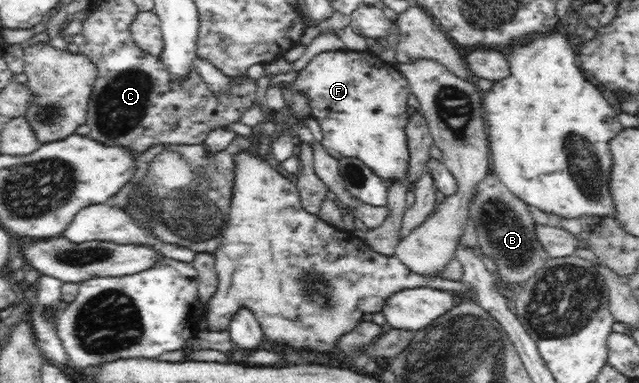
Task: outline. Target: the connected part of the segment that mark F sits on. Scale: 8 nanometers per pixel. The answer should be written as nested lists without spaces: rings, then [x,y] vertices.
[[[340,50],[340,51],[325,51],[319,53],[315,57],[311,58],[311,61],[297,72],[297,78],[294,83],[291,84],[292,90],[299,90],[299,93],[303,93],[305,98],[308,99],[310,104],[311,116],[318,121],[321,133],[322,144],[325,146],[327,153],[335,159],[345,159],[347,157],[353,157],[360,159],[367,167],[371,169],[371,172],[375,173],[379,179],[387,181],[387,184],[407,183],[408,177],[408,159],[410,158],[407,136],[406,136],[406,123],[409,121],[410,116],[407,115],[407,101],[409,94],[412,93],[412,89],[409,83],[405,80],[405,77],[397,72],[397,69],[393,69],[391,65],[385,60],[381,60],[377,55],[371,51],[352,51],[352,50]]]

